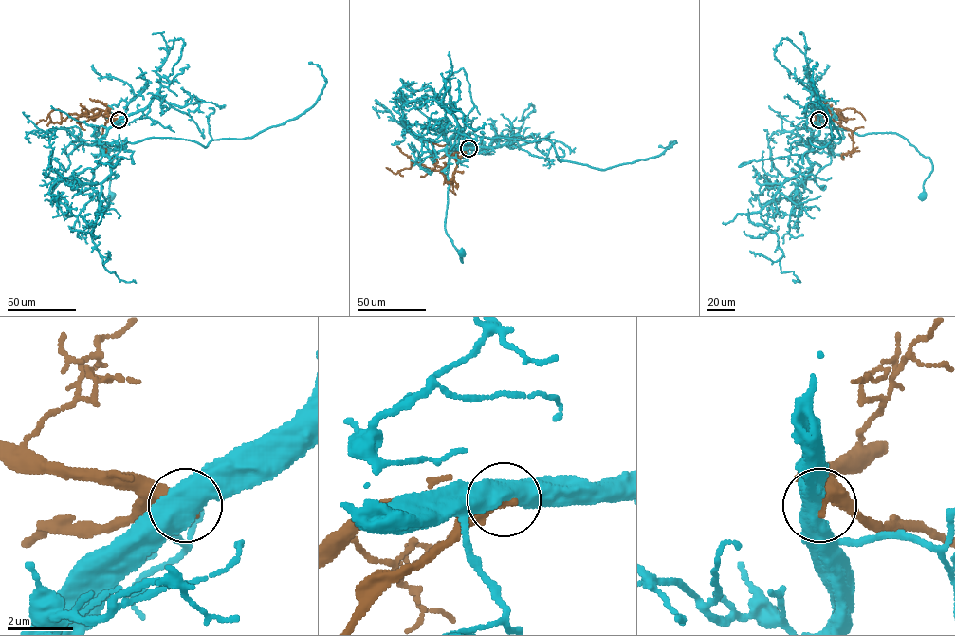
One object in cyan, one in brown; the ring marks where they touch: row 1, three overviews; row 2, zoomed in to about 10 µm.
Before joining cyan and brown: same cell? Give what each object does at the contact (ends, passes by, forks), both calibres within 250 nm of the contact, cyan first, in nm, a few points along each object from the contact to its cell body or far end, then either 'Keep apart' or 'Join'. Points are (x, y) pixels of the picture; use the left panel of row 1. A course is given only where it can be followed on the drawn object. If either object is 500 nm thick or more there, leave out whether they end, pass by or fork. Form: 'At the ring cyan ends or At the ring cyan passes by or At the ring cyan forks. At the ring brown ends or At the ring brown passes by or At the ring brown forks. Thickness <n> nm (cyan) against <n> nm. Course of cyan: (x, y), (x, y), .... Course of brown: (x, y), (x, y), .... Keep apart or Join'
Thickness 650 nm (cyan) against 400 nm. Course of cyan: (119, 120), (107, 128), (100, 127), (98, 135), (95, 132), (112, 158), (112, 196). Course of brown: (119, 120), (99, 109), (93, 116), (73, 113), (62, 120), (60, 110), (54, 109), (45, 120), (36, 124). Keep apart

